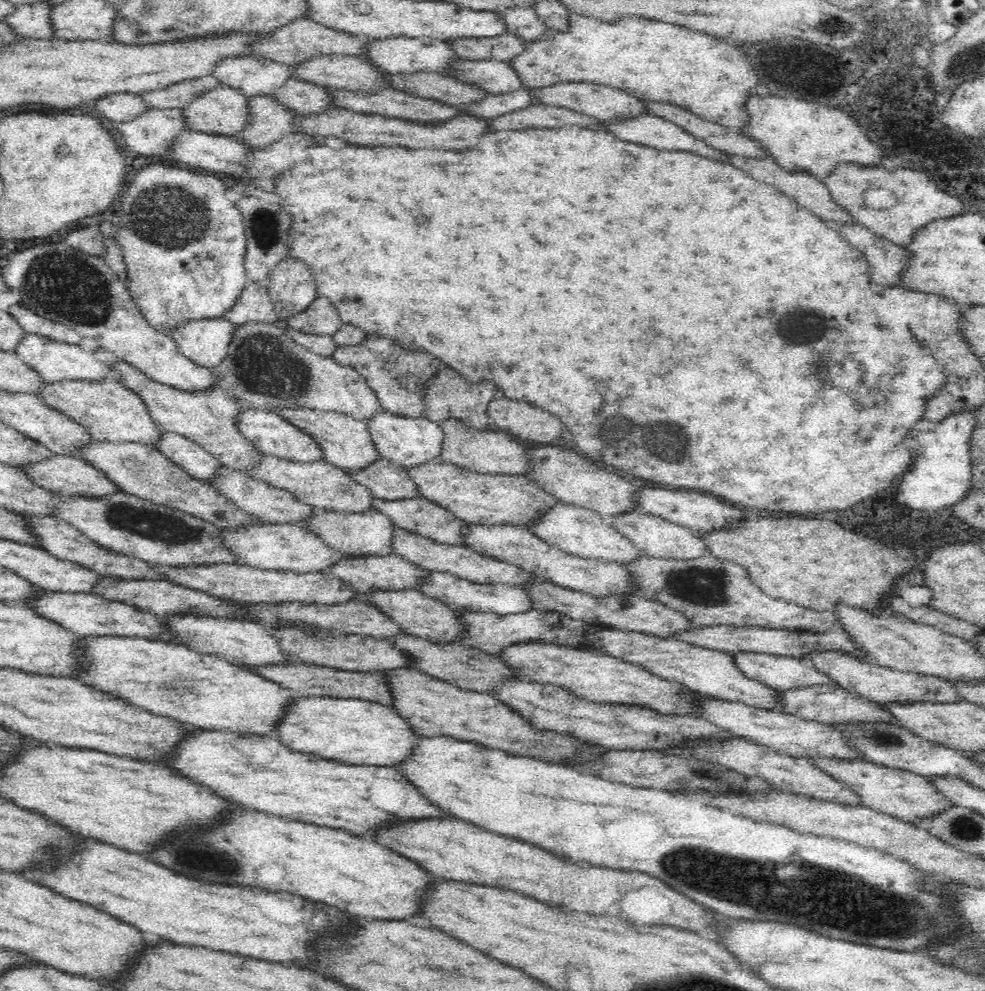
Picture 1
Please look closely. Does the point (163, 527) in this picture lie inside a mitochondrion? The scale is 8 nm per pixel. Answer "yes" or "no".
yes

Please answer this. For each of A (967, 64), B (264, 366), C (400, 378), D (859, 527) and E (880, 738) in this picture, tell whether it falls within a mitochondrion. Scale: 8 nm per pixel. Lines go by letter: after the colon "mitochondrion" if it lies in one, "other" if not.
A: mitochondrion
B: mitochondrion
C: mitochondrion
D: other
E: mitochondrion

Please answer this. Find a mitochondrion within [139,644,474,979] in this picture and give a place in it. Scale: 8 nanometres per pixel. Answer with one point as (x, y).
(200, 857)

